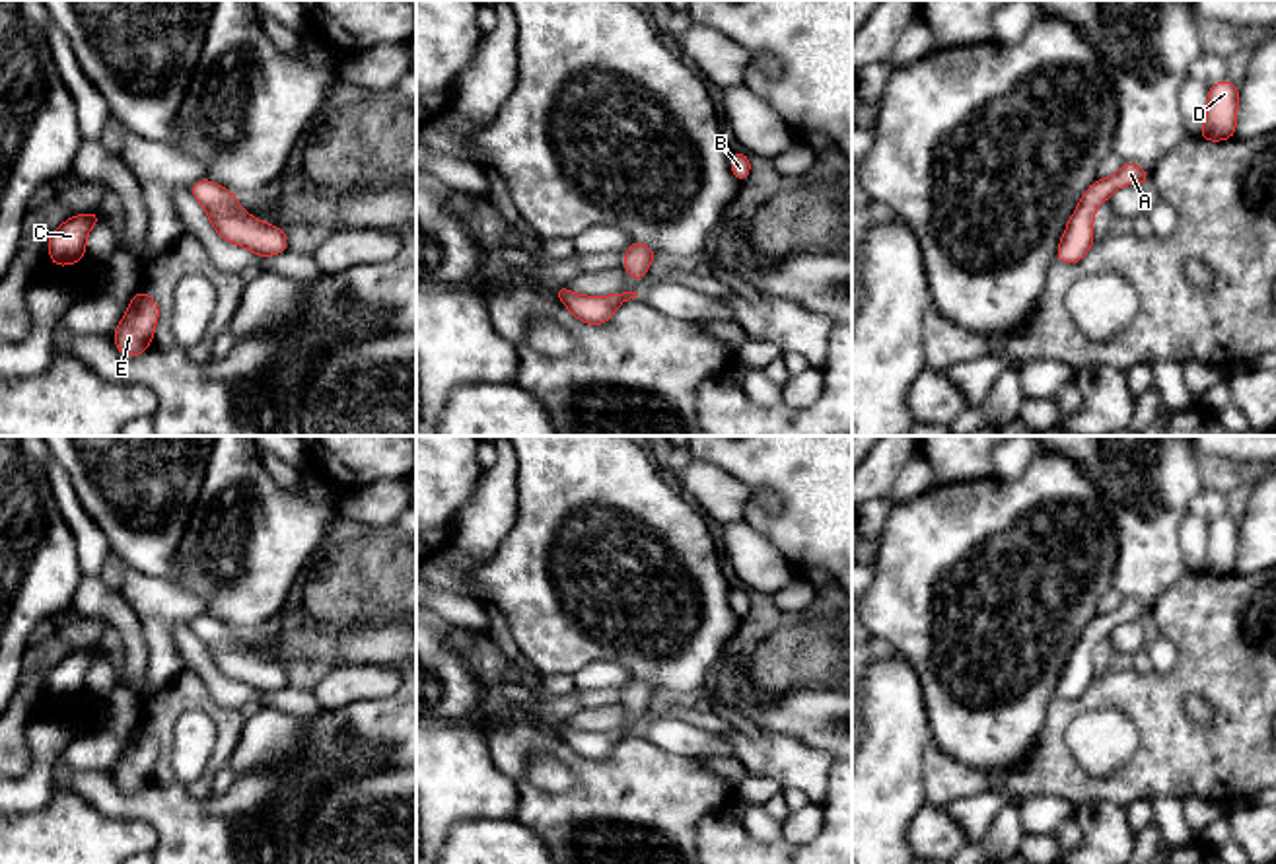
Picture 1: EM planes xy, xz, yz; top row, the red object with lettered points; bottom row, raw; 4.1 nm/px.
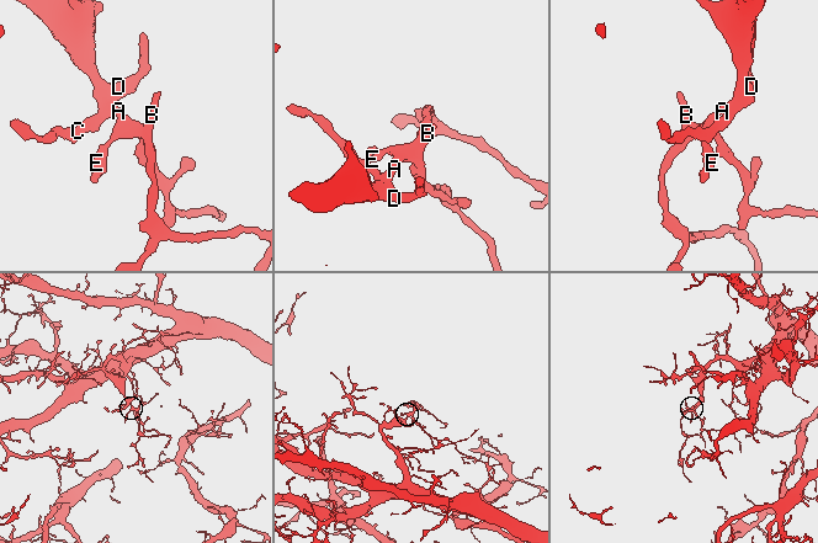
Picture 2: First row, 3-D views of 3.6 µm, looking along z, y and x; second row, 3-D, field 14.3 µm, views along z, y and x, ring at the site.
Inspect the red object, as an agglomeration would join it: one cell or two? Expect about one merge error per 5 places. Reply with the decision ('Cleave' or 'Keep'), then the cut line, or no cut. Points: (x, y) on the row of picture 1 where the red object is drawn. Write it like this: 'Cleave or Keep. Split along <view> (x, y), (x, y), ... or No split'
Keep. No split

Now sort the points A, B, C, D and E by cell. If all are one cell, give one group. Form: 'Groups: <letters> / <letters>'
Groups: A B C D E

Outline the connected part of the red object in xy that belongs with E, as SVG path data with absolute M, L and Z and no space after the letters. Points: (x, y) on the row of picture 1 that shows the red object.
M138 290L113 333L117 350L126 358L142 354L148 346L152 346L158 319L160 307L156 300L144 290Z

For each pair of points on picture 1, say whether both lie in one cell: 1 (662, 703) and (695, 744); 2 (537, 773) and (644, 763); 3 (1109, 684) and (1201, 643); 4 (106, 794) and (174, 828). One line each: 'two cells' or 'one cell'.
1: two cells
2: two cells
3: one cell
4: one cell

